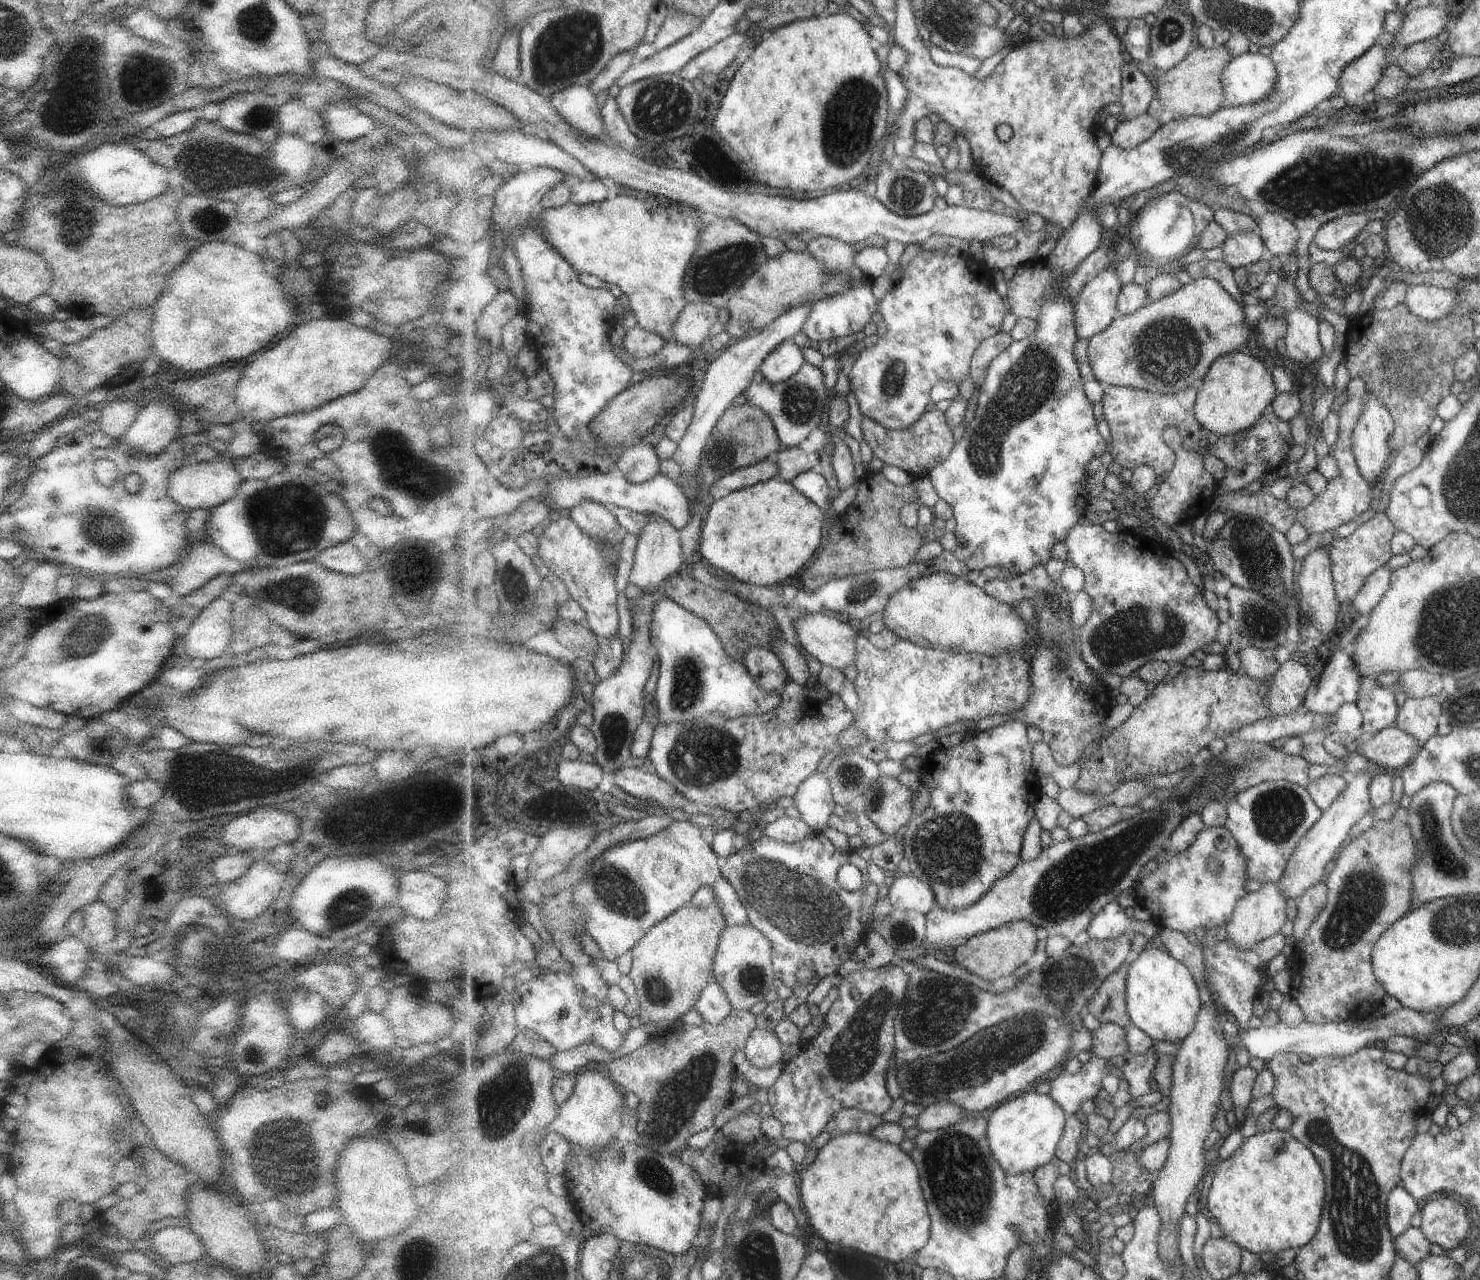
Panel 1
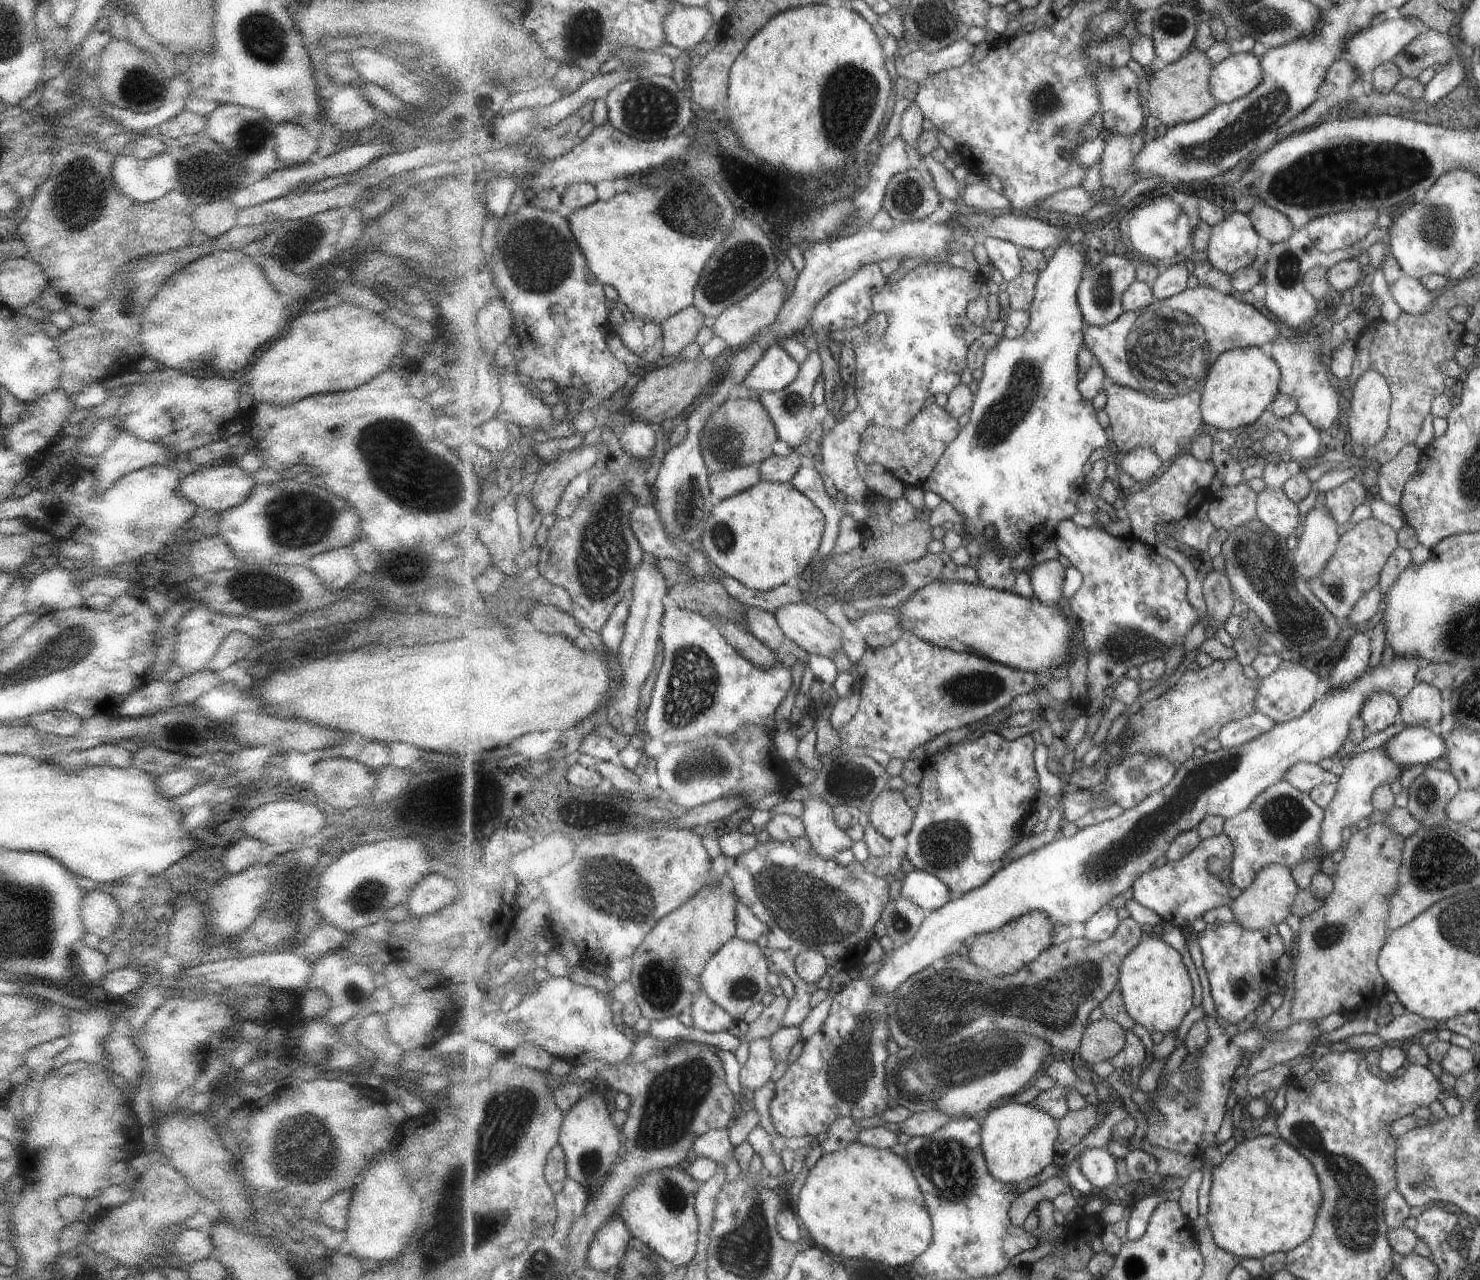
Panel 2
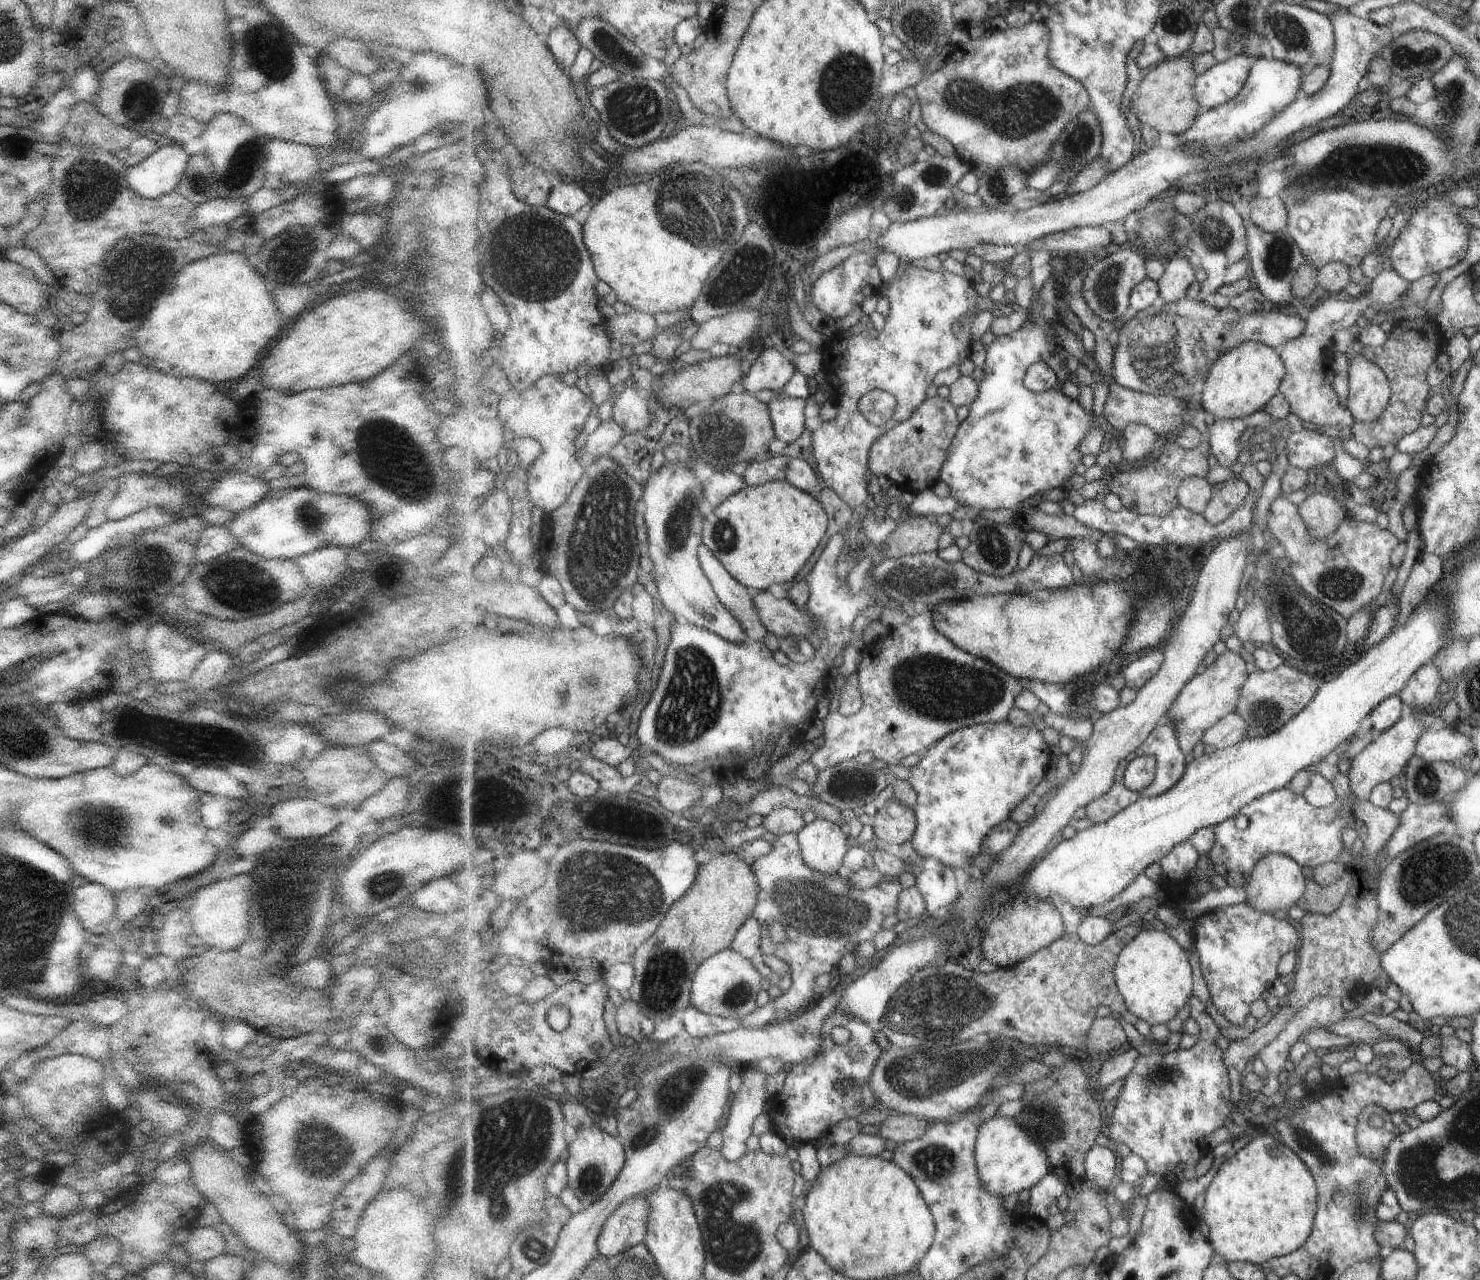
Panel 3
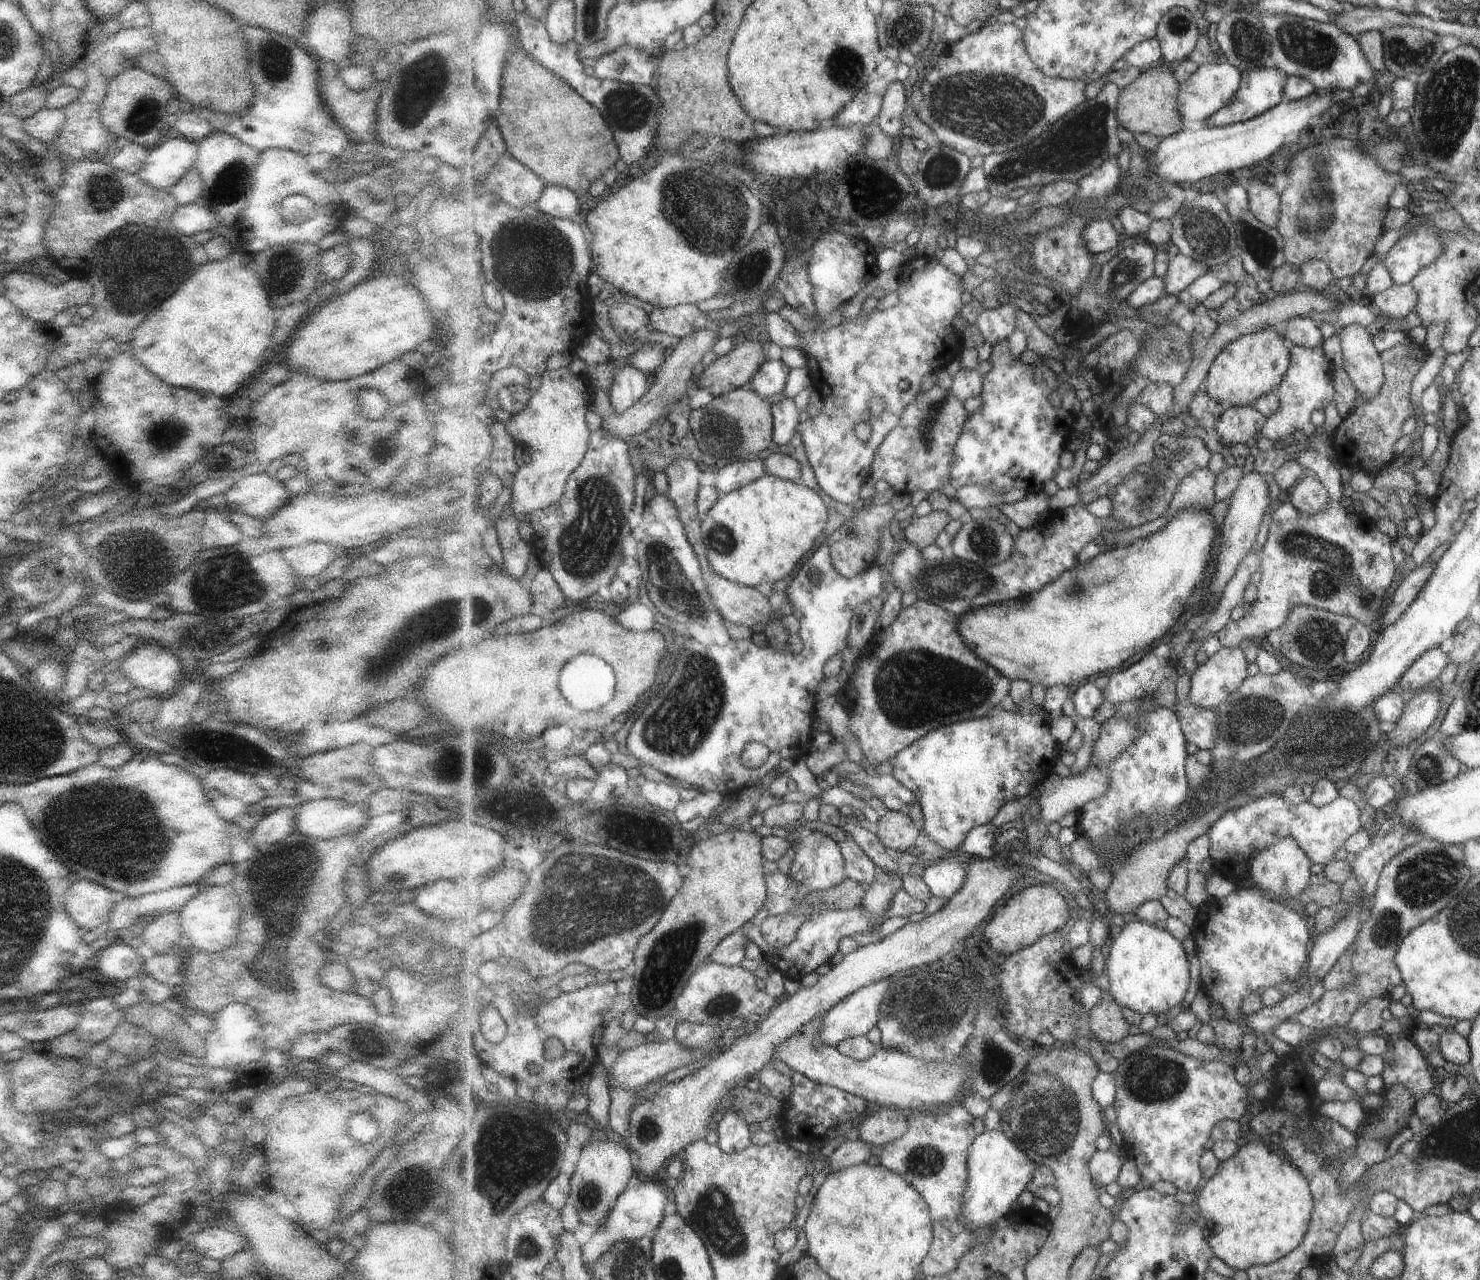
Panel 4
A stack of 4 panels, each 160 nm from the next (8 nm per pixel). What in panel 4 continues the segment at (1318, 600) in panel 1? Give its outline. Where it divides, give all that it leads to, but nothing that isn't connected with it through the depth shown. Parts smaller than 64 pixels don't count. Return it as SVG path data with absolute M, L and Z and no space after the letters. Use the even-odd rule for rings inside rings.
M1311 473L1305 474L1286 497L1297 510L1312 515L1319 515L1330 506L1330 496L1325 485Z

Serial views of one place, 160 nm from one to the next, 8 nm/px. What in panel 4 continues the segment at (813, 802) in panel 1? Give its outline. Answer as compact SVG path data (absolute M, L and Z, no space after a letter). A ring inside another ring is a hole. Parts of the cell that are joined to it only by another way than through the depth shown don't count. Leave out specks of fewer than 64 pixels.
M803 833L797 843L792 878L804 884L810 892L826 891L847 878L845 867L844 854L831 834Z

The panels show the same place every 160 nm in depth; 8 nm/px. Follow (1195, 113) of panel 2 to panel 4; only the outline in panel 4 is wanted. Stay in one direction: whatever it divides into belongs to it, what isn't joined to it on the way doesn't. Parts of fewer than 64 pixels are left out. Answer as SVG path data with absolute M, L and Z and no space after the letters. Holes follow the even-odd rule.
M1175 64L1160 65L1141 71L1140 75L1120 92L1116 104L1117 122L1135 134L1151 133L1159 138L1171 137L1184 129L1178 96L1182 85L1174 75Z

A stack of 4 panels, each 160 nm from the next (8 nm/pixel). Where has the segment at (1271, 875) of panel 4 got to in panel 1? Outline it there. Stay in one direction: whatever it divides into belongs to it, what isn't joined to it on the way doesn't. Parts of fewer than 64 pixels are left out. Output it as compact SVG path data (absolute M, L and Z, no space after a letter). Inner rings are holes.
M1278 882L1263 883L1255 892L1247 893L1235 907L1233 916L1226 926L1227 938L1237 943L1237 946L1251 949L1266 938L1281 932L1283 924L1288 919L1288 900L1280 889Z

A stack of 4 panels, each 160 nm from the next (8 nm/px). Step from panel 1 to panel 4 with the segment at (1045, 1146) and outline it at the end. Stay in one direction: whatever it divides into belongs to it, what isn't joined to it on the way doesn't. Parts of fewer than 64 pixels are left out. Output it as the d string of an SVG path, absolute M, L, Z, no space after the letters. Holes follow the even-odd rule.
M1002 1128L978 1134L968 1152L968 1188L960 1215L966 1227L975 1230L997 1226L999 1220L1016 1209L1019 1194L1031 1184L1038 1166Z

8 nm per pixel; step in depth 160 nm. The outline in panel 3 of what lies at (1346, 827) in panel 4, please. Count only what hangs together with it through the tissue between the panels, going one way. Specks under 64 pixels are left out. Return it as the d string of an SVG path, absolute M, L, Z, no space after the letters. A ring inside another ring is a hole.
M1287 787L1274 790L1264 797L1257 798L1256 801L1250 802L1244 806L1235 817L1224 820L1221 824L1215 825L1213 828L1216 832L1215 846L1208 852L1213 859L1217 874L1221 875L1231 886L1239 886L1245 888L1250 881L1252 870L1256 868L1256 864L1268 854L1279 853L1290 856L1296 860L1303 868L1316 869L1319 865L1326 862L1335 861L1337 854L1343 847L1343 839L1341 834L1353 824L1353 820L1357 818L1355 814L1344 816L1341 813L1341 802L1335 802L1326 807L1313 806L1302 794L1294 793Z

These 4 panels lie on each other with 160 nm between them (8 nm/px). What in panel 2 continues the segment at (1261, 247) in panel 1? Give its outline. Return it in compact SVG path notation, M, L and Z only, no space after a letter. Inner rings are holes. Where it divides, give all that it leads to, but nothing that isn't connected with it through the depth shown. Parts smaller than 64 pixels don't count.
M1233 211L1228 217L1215 226L1212 226L1210 245L1206 254L1211 264L1215 268L1221 269L1226 273L1233 274L1237 270L1245 268L1251 264L1256 264L1257 248L1259 248L1259 236L1257 229L1254 227L1252 220L1247 213Z

